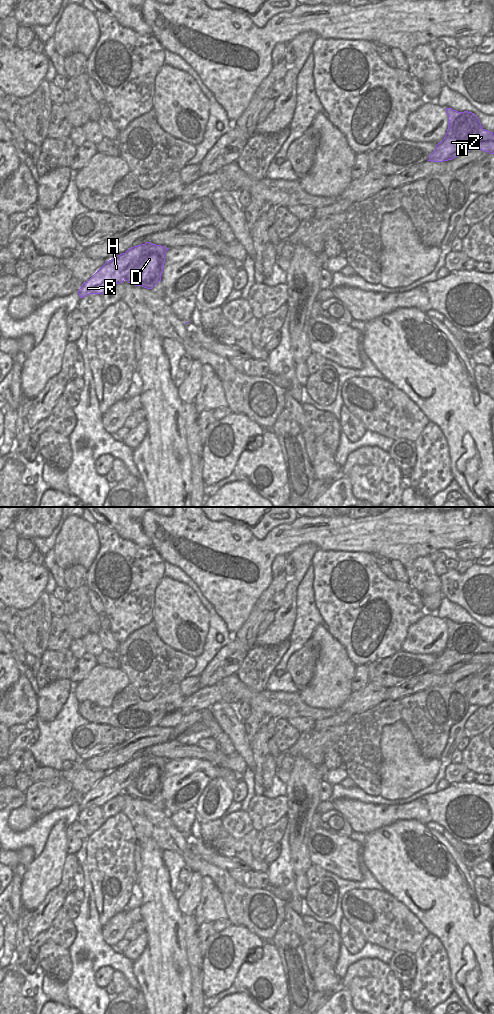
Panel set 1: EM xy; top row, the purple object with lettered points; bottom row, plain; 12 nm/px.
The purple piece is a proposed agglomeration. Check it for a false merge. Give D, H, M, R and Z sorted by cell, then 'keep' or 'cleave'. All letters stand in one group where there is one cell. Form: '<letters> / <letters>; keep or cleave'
D M Z / H R; cleave

